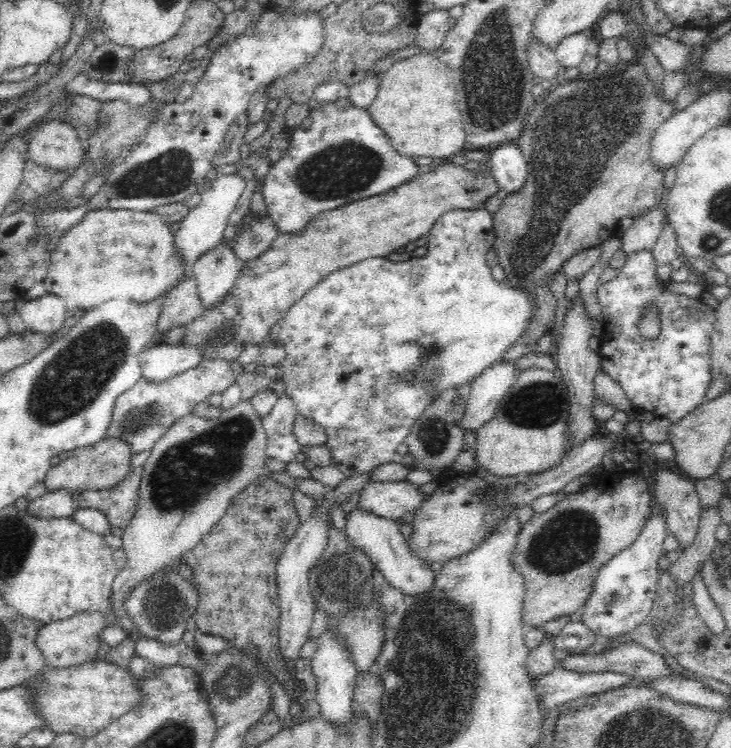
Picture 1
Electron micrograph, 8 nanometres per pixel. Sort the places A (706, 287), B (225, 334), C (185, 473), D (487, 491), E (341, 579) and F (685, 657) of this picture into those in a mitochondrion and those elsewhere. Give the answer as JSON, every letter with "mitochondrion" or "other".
{"A":"other","B":"mitochondrion","C":"mitochondrion","D":"other","E":"mitochondrion","F":"other"}

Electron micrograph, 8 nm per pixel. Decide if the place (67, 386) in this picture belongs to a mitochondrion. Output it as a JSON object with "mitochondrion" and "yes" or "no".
{"mitochondrion":"yes"}

